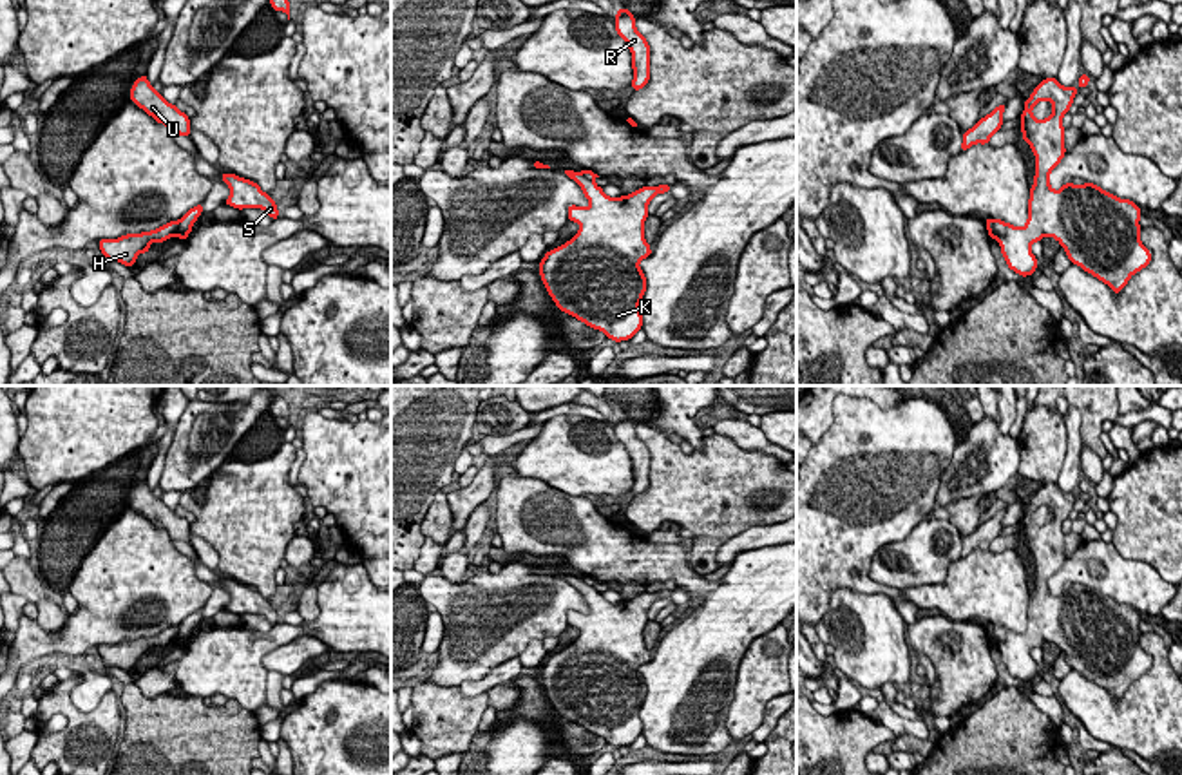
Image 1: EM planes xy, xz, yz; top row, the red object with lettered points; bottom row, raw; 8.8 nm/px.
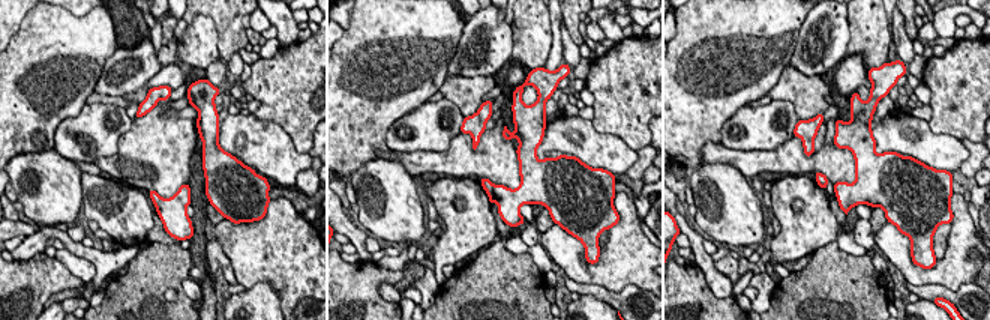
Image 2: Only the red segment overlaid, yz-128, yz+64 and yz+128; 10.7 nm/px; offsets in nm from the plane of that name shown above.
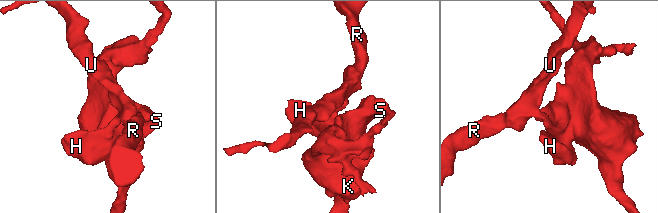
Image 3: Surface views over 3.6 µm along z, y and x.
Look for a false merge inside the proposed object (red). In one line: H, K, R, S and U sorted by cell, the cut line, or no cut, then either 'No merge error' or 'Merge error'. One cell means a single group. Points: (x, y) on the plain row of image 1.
Groups: H K S / R U. Split along xy (178, 625), (176, 640). Merge error

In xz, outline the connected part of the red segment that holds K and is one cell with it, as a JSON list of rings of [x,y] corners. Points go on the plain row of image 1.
[[[583,578],[565,579],[581,592],[590,612],[568,610],[568,627],[581,634],[545,659],[541,686],[561,717],[617,750],[630,746],[643,733],[639,710],[646,683],[639,668],[652,661],[644,645],[648,610],[672,590],[643,592],[614,605]]]

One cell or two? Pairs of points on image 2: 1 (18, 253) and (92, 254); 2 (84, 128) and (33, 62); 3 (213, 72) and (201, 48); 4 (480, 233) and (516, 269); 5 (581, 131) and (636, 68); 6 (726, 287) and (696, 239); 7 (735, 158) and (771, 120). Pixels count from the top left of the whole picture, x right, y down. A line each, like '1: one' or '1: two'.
1: one
2: two
3: two
4: two
5: two
6: one
7: two

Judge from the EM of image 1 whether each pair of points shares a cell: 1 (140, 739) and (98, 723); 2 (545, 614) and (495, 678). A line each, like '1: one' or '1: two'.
1: two
2: two

